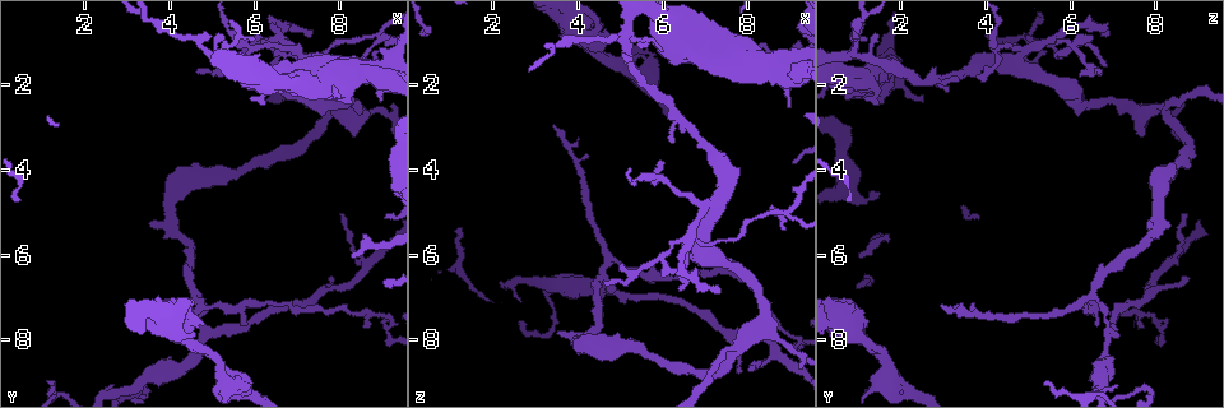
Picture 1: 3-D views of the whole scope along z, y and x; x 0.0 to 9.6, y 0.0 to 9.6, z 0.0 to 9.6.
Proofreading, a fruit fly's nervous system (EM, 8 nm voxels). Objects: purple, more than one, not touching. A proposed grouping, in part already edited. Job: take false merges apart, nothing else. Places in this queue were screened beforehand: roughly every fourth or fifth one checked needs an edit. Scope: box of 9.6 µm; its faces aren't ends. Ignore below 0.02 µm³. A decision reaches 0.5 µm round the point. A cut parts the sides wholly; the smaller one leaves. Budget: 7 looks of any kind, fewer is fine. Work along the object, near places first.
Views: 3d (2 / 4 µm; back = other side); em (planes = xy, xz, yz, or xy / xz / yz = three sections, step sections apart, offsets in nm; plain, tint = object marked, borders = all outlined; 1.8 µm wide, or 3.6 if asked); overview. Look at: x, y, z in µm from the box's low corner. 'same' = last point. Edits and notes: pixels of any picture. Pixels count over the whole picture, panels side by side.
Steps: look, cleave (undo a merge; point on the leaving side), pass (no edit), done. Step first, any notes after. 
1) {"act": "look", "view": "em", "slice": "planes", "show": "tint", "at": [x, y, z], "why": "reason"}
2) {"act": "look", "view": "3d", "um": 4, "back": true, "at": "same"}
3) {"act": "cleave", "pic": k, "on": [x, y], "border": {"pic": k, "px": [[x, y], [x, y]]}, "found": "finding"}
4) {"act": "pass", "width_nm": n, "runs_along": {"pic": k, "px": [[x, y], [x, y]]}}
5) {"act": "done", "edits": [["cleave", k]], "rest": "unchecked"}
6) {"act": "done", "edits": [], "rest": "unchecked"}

{"act": "look", "view": "em", "um": 3.6, "slice": "yz", "step": 4, "show": "plain", "at": [9.10, 1.65, 1.75], "why": "three arms meet"}

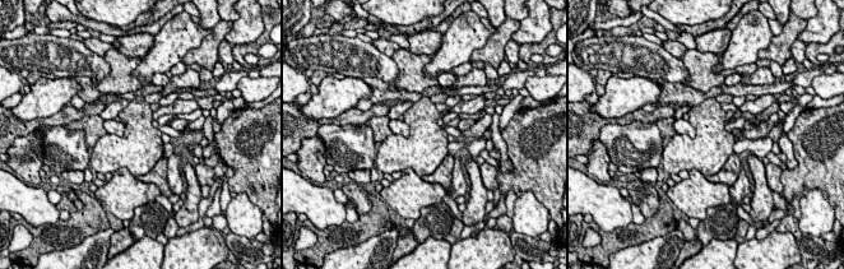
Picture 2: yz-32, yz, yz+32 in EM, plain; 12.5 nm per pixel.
{"act": "look", "view": "em", "um": 3.6, "slice": "yz", "step": 4, "show": "tint", "at": "same", "why": "where the object lies"}

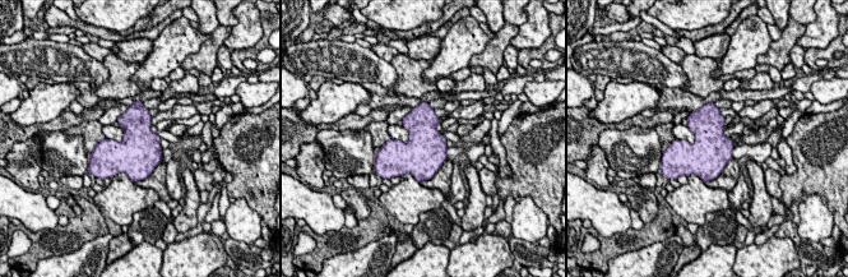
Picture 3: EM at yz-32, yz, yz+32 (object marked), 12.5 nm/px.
{"act": "pass", "found": "one cell here"}

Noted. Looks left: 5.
{"act": "look", "view": "3d", "um": 2, "at": [7.95, 2.60, 8.00], "why": "three arms meet"}

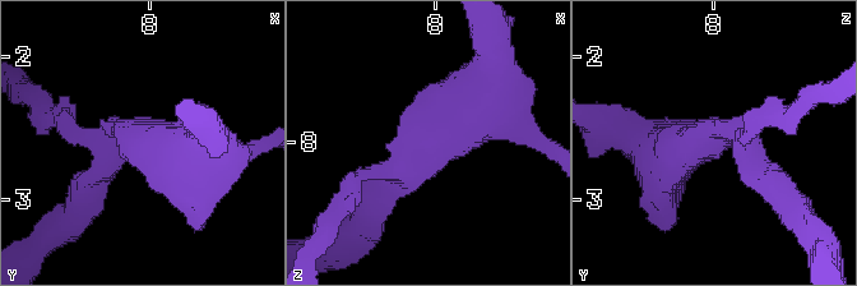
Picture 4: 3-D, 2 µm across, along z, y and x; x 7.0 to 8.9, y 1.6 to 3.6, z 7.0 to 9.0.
{"act": "look", "view": "em", "um": 3.6, "slice": "planes", "show": "tint", "at": [7.98, 2.58, 8.00]}

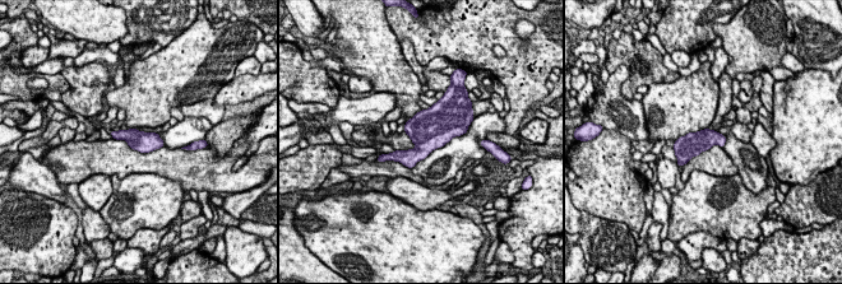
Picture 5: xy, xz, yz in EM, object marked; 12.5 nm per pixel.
{"act": "pass", "arms": 3, "found": "one cell here"}

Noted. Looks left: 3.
{"act": "look", "view": "em", "slice": "xy", "step": 8, "show": "tint", "at": [5.20, 1.35, 0.80], "why": "sudden change in width"}

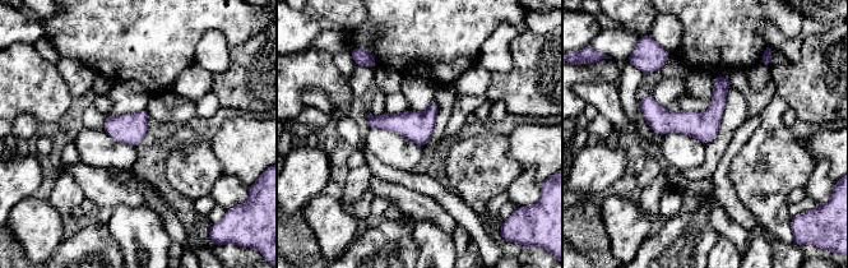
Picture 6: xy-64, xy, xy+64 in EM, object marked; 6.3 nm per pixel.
{"act": "look", "view": "em", "slice": "planes", "show": "tint", "at": "same", "why": "another direction"}

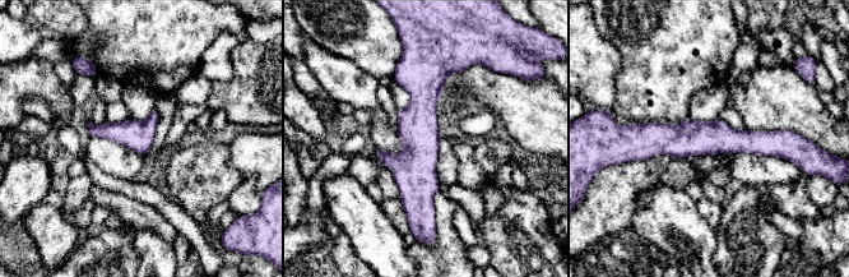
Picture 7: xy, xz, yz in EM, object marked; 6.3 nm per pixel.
{"act": "pass", "runs_along": {"pic": 7, "px": [[635, 135], [723, 138], [788, 148]]}, "found": "continuous, no second cell"}

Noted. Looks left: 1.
{"act": "done", "edits": [], "rest": "unchecked"}

